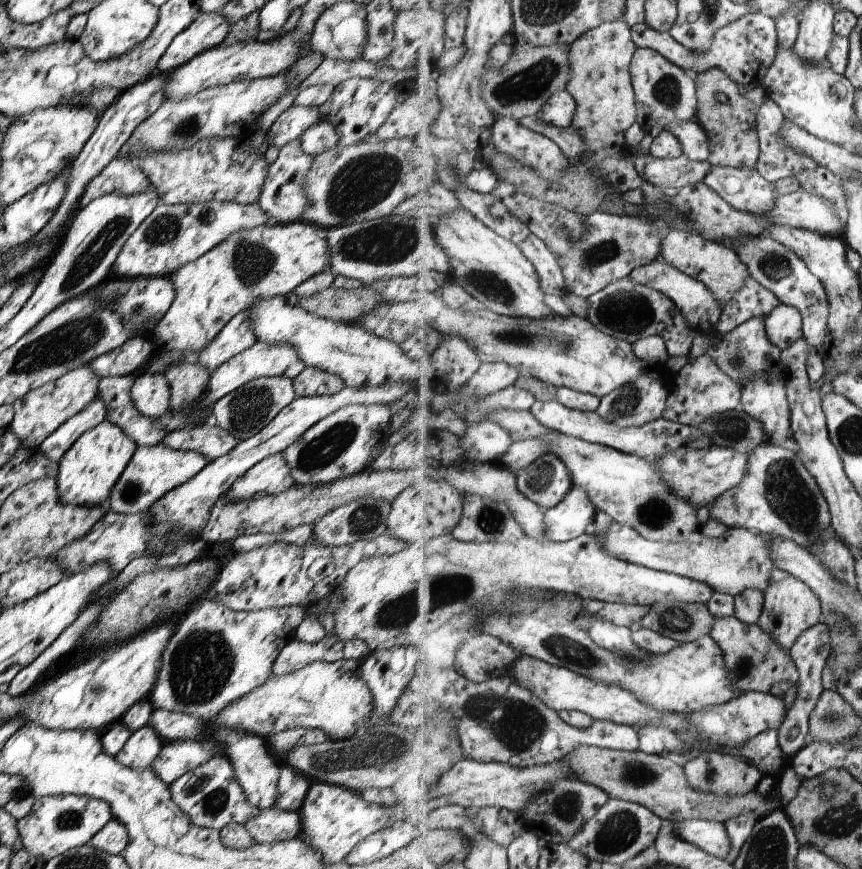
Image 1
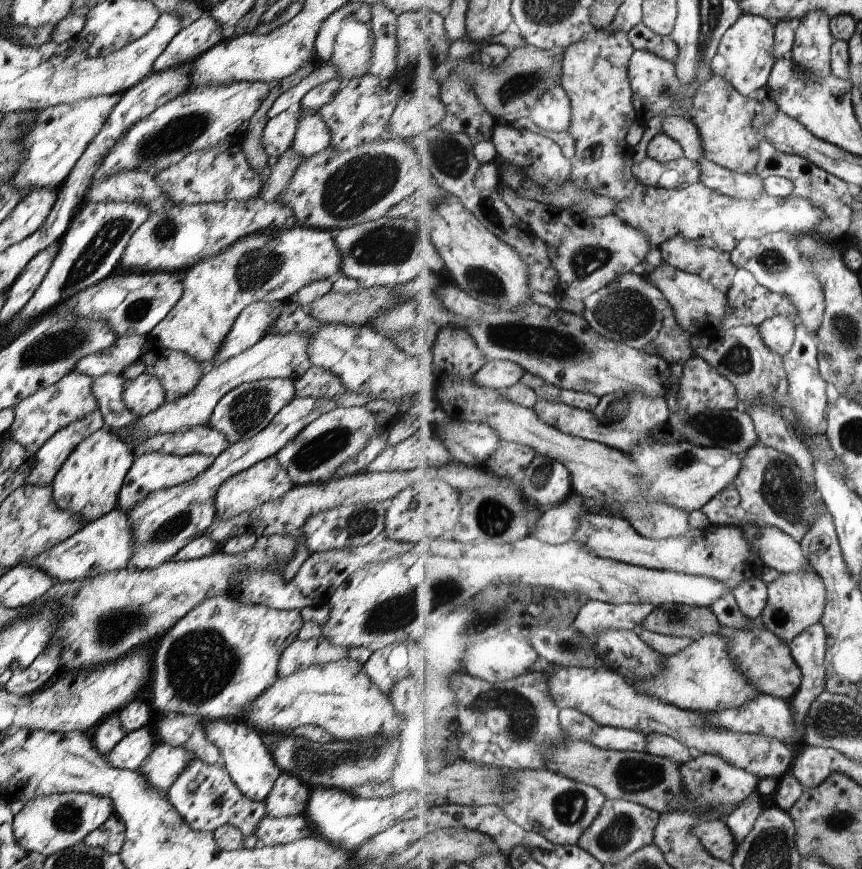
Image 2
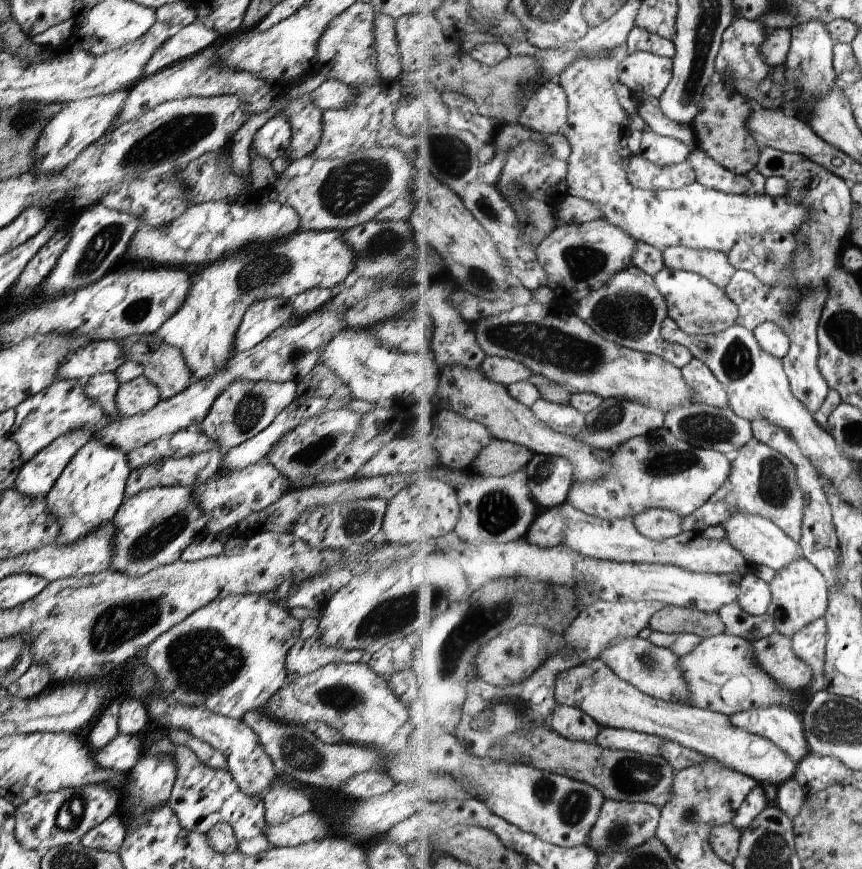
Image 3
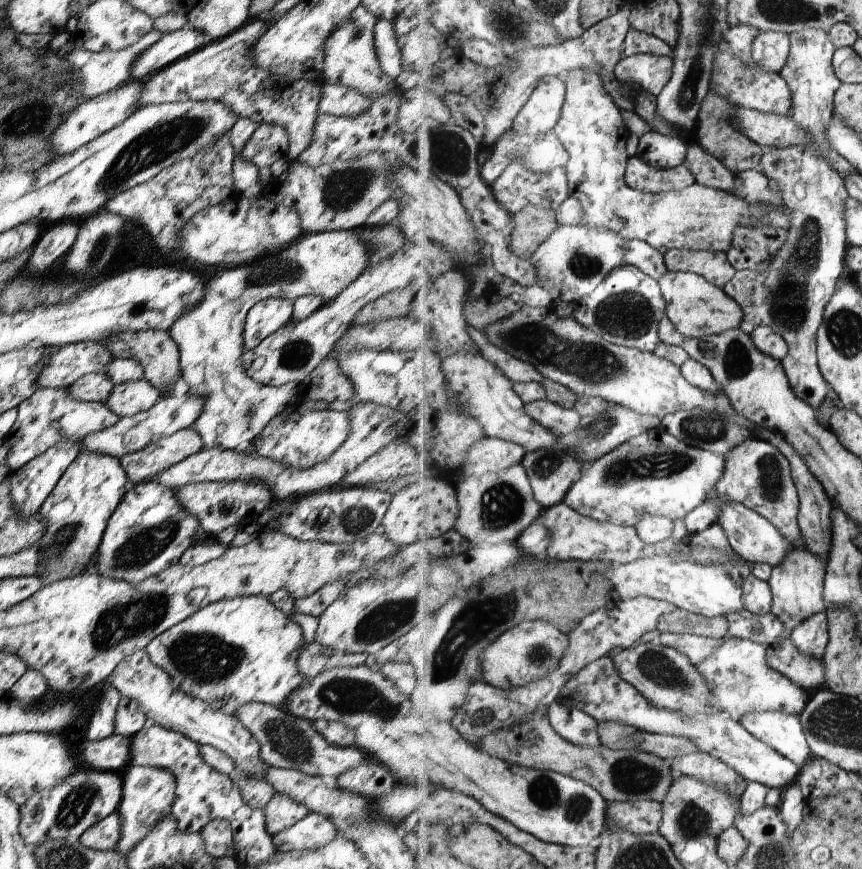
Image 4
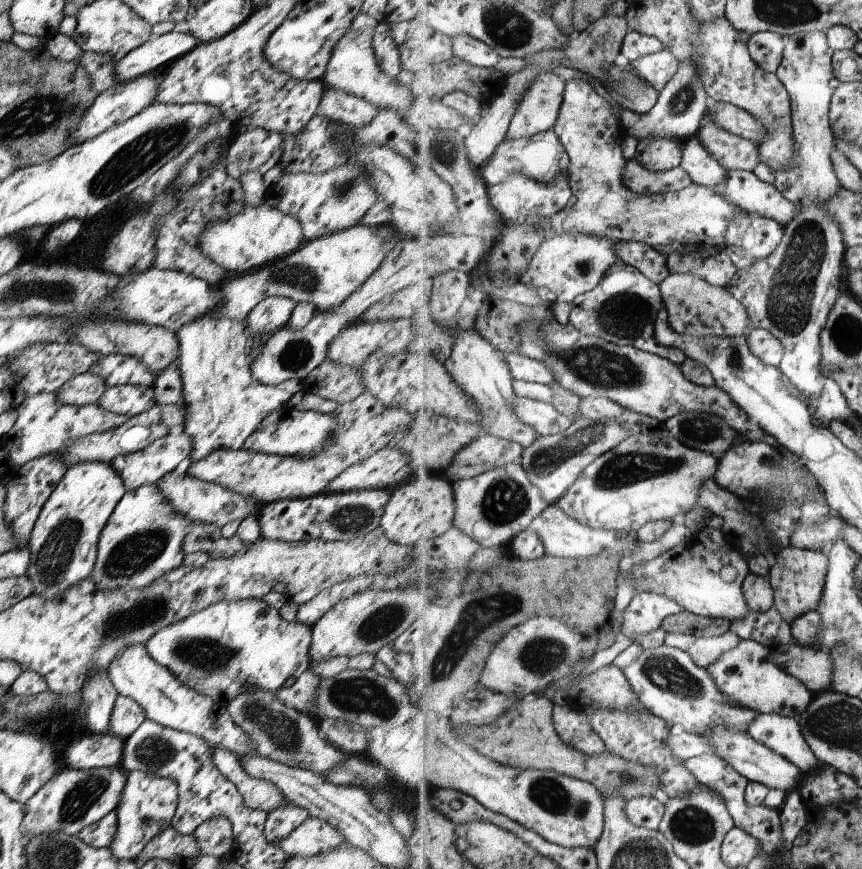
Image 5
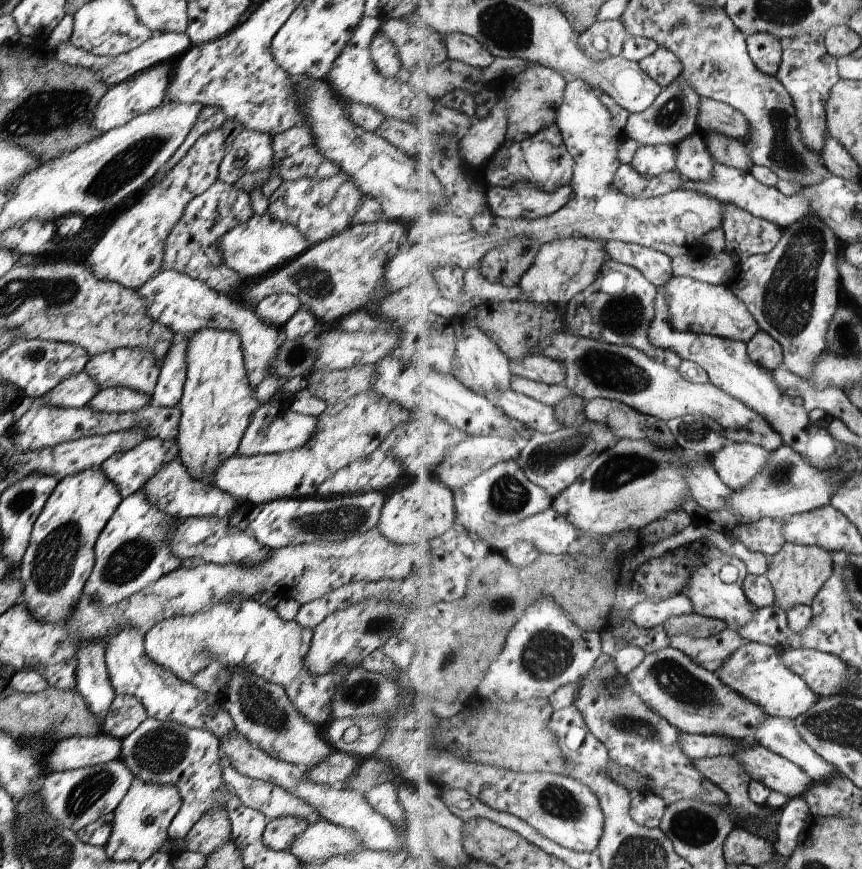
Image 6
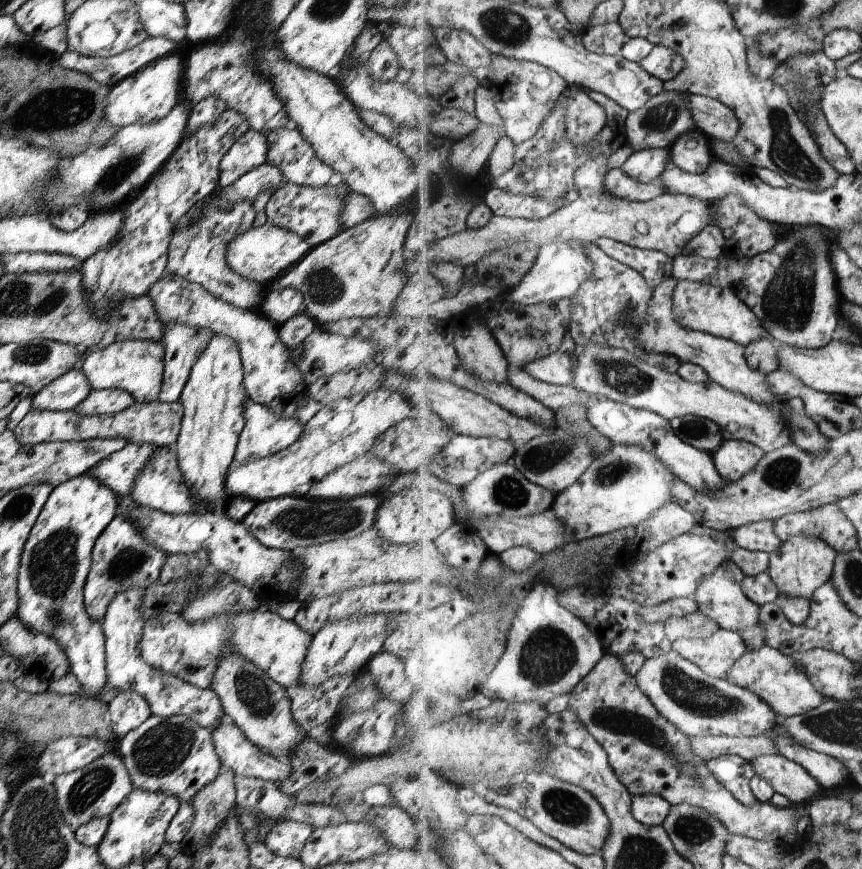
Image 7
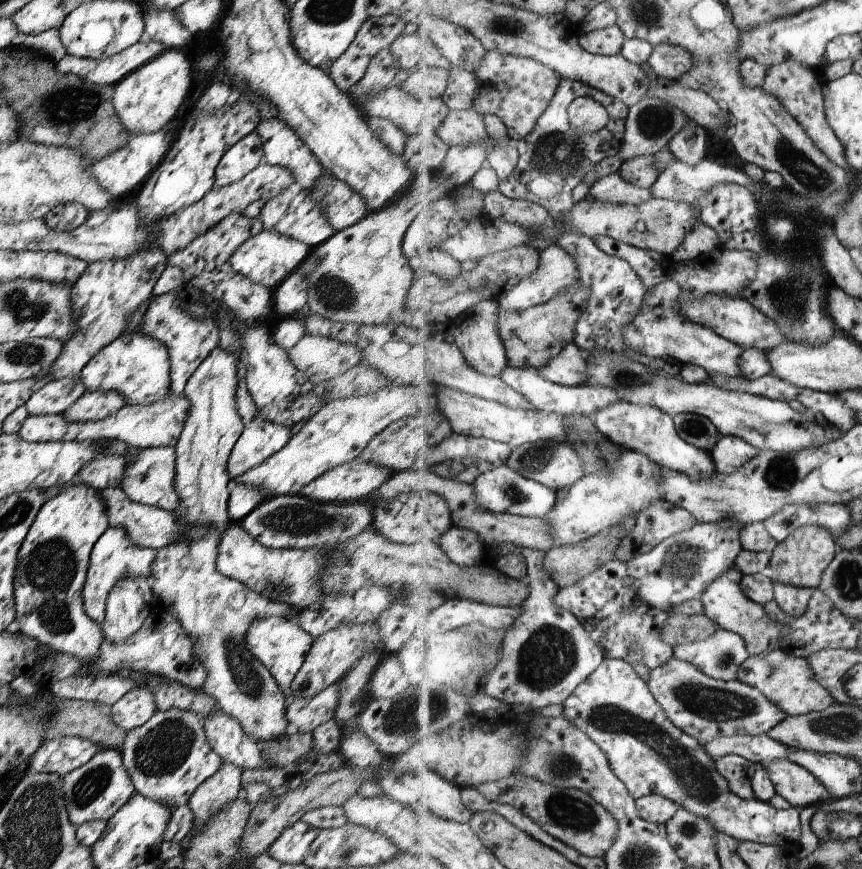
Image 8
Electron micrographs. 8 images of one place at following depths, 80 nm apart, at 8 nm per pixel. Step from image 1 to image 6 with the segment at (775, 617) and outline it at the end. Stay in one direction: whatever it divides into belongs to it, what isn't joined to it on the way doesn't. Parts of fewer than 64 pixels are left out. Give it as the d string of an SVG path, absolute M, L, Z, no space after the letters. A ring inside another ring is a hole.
M787 541L785 546L771 559L768 577L776 590L776 604L789 612L794 606L812 606L818 592L826 585L833 576L835 564L833 552L819 545L798 545Z

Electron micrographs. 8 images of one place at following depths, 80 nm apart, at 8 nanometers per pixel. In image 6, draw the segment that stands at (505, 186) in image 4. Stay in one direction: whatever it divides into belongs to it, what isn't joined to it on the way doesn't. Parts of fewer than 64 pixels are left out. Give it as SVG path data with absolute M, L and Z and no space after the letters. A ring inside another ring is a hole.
M520 182L507 188L490 186L486 197L493 215L532 220L551 216L561 210L571 200L572 192L571 186L550 193Z

